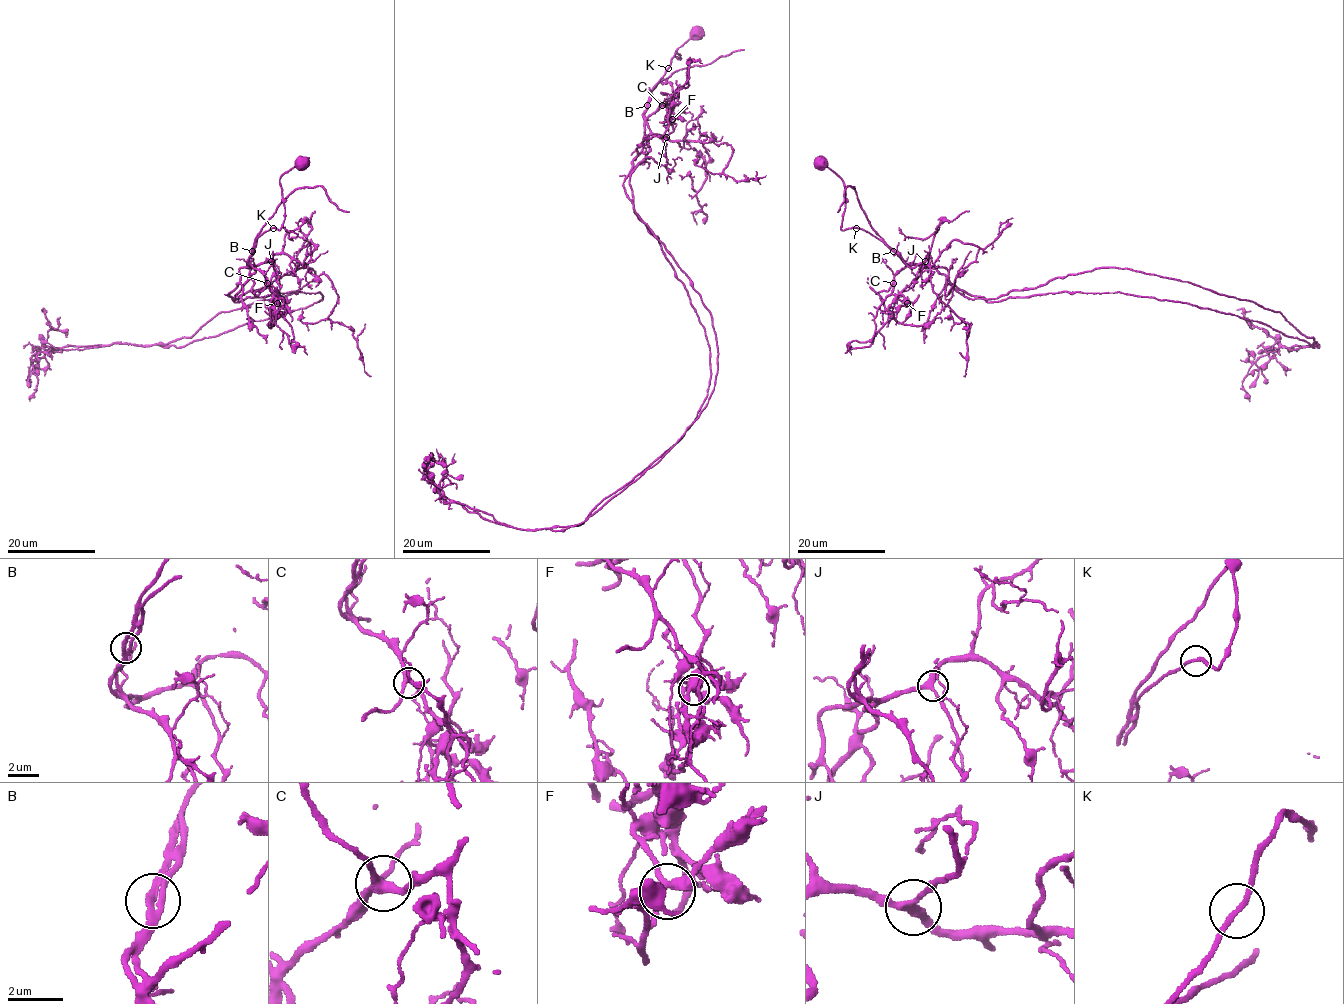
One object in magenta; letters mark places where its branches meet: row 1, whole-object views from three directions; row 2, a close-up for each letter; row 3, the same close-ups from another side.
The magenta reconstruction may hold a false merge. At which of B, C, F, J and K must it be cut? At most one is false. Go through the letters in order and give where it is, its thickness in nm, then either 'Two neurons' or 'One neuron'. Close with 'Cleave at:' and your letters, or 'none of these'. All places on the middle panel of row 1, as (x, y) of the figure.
B: Place: (647, 105). Thickness 320 nm. Two neurons
C: Place: (662, 105). Thickness 280 nm. One neuron
F: Place: (672, 119). Thickness 260 nm. One neuron
J: Place: (666, 137). Thickness 280 nm. One neuron
K: Place: (668, 68). Thickness 190 nm. One neuron
Cleave at: B

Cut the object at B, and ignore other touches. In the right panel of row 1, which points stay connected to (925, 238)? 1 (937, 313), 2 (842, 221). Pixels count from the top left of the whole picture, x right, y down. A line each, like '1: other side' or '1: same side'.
1: other side
2: other side

